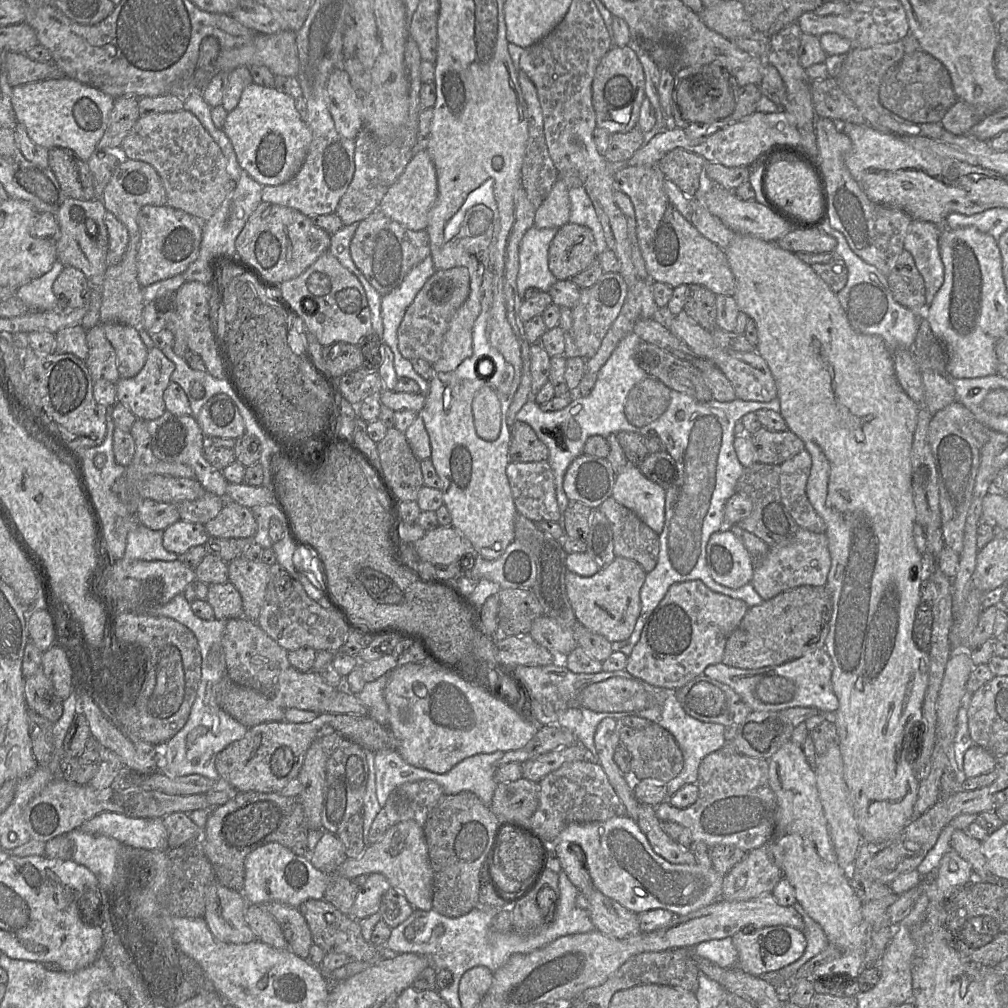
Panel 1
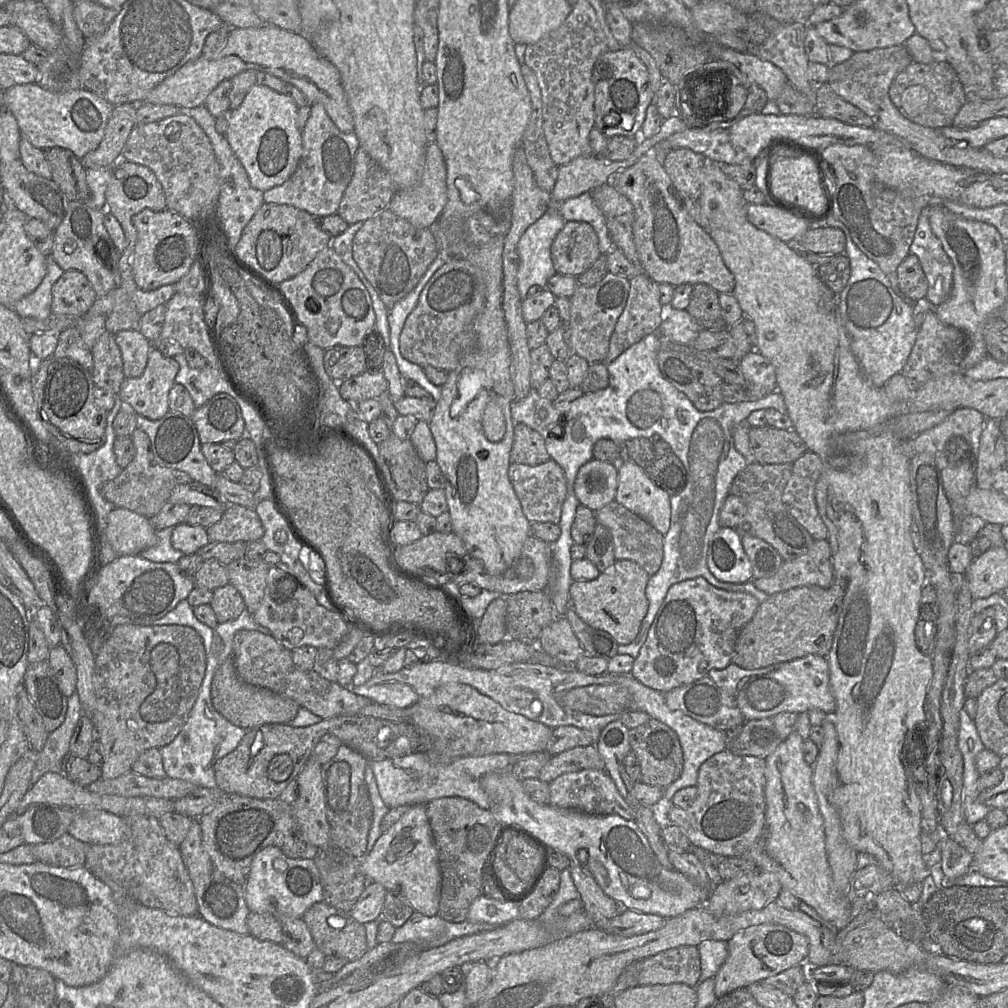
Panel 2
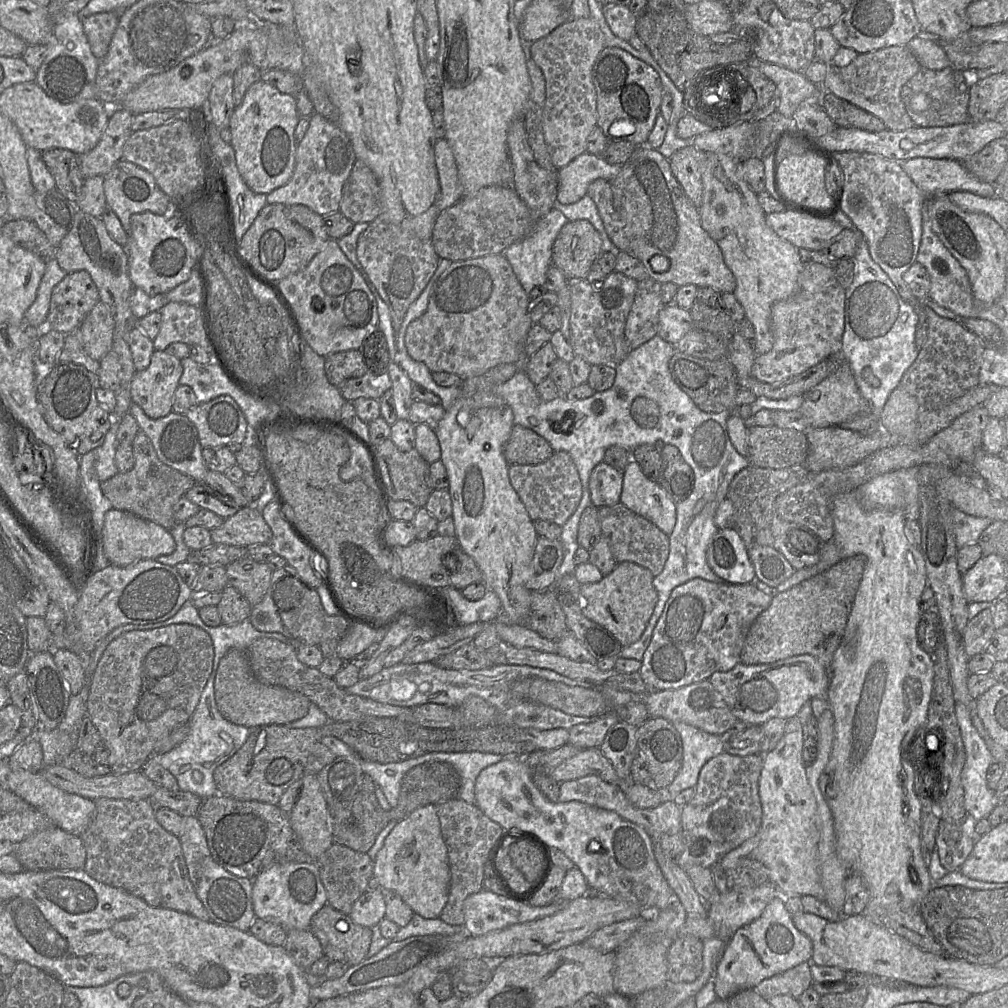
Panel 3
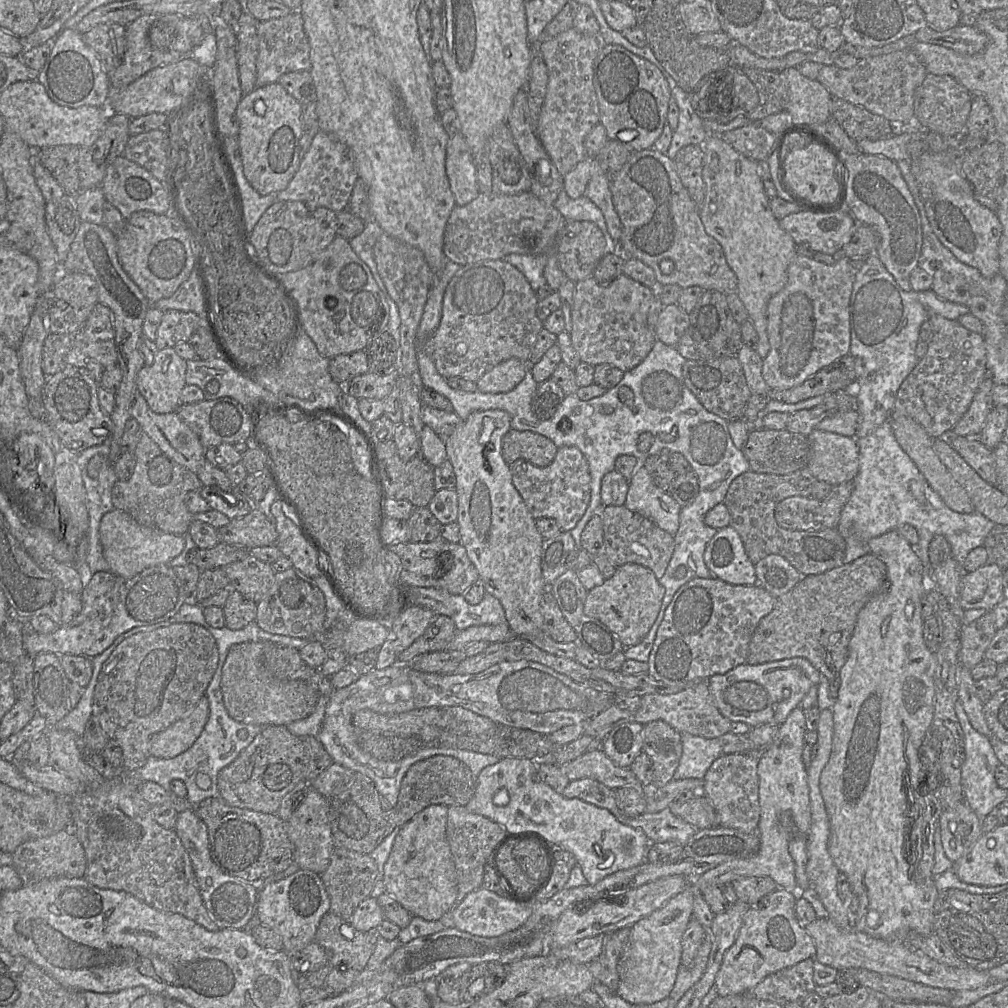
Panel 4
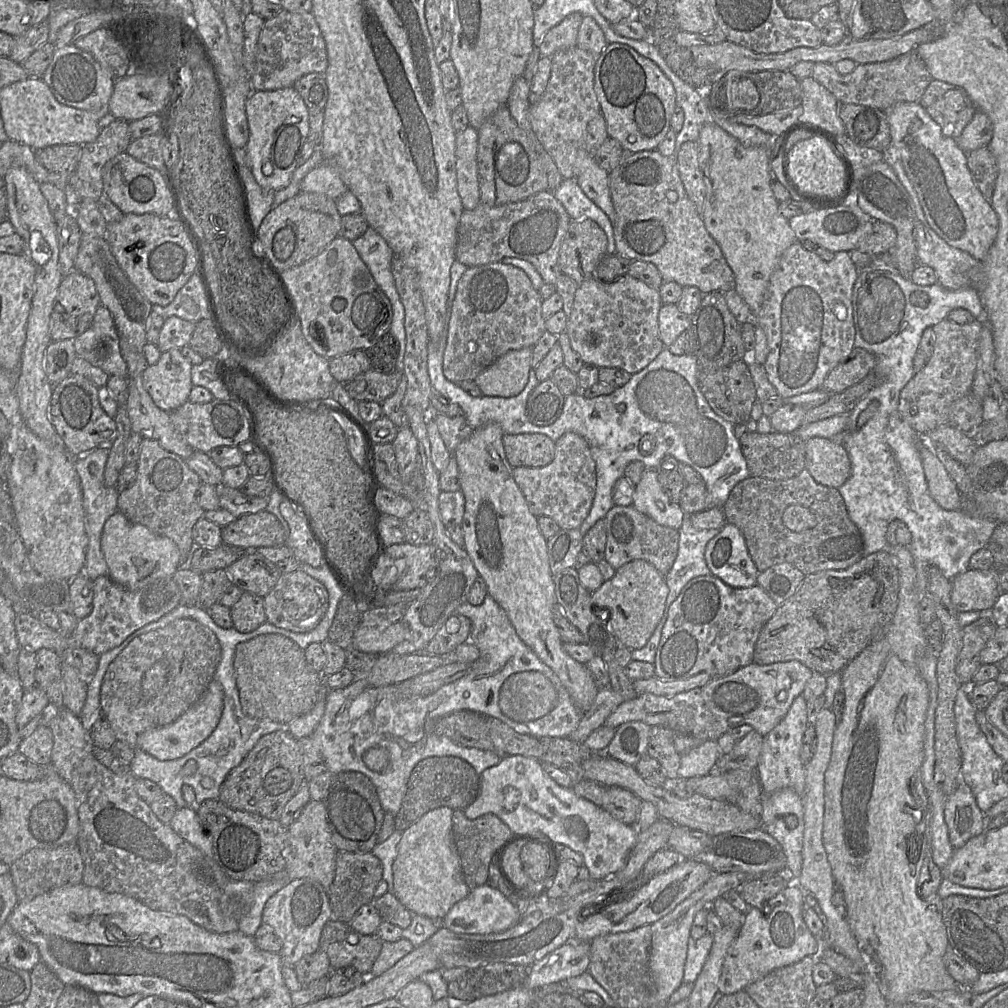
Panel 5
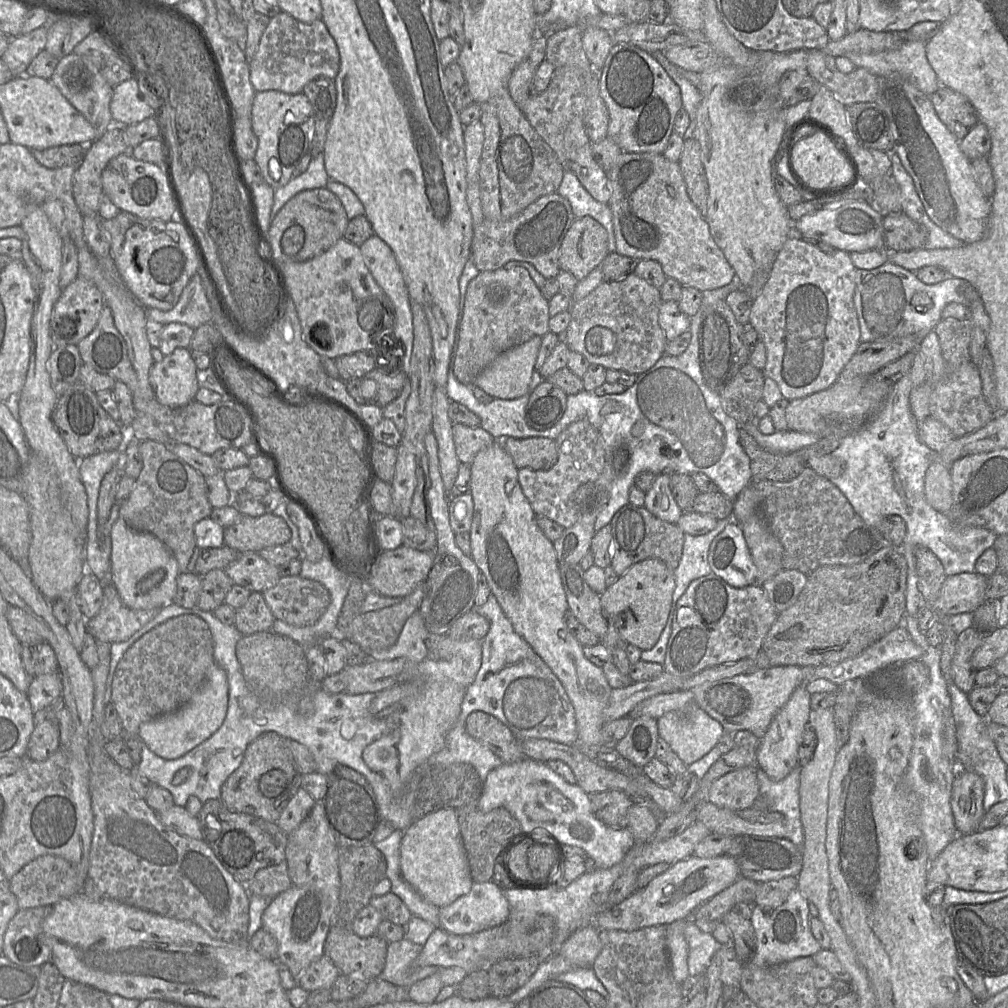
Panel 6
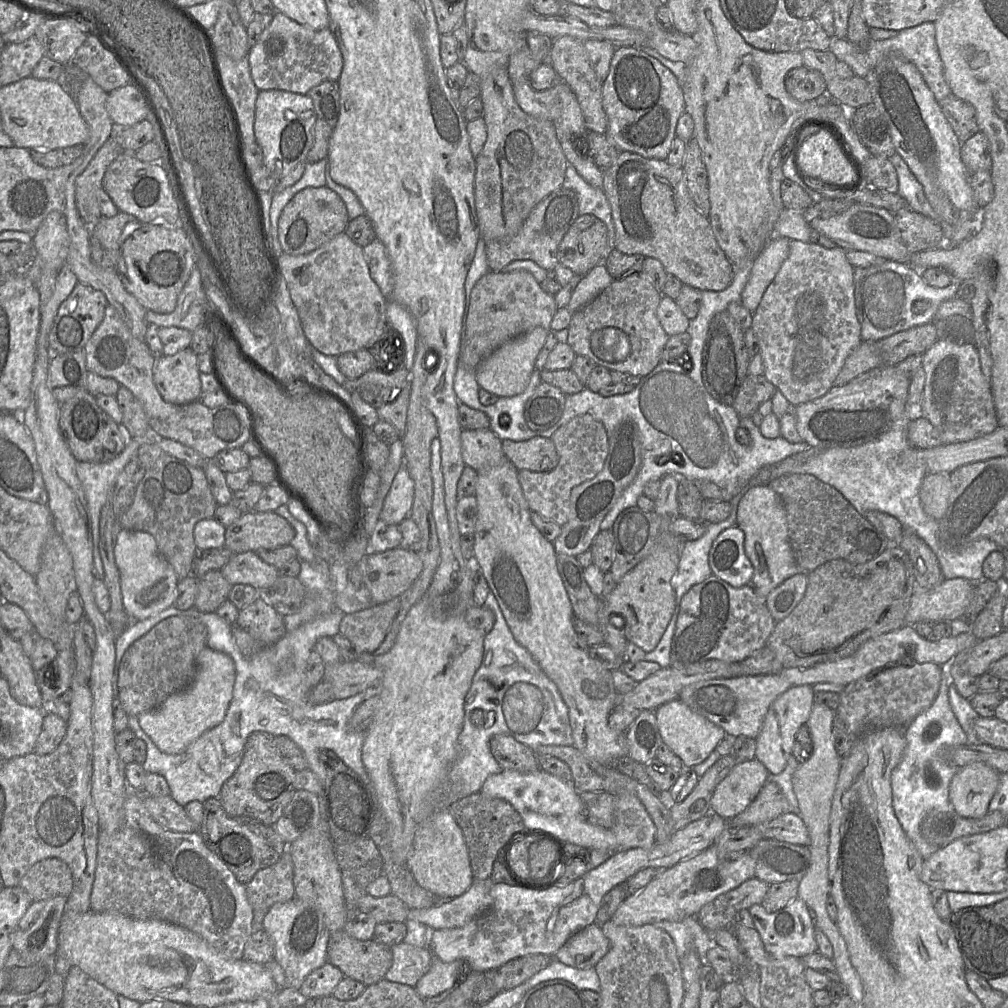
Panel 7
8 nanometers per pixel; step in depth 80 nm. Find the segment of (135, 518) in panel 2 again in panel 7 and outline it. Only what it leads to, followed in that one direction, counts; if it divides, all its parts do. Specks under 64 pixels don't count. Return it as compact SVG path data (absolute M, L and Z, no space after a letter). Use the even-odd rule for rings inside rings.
M121 529L114 554L120 574L123 606L132 620L145 620L175 604L179 579L173 567L159 553L156 540L150 533Z

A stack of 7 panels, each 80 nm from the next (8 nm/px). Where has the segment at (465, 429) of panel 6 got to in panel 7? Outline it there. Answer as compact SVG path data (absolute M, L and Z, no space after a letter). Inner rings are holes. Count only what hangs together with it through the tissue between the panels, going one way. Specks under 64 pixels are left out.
M490 429L463 430L461 453L466 466L475 471L488 471L507 461L500 440Z

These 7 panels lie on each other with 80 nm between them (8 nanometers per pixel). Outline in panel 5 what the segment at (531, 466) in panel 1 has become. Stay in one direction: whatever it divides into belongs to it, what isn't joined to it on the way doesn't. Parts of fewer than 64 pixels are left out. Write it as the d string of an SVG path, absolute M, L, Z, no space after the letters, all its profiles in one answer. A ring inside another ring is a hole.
M566 432L555 444L555 458L550 464L545 467L514 467L513 477L536 517L551 517L561 529L579 528L588 516L596 494L596 463L589 443L577 433Z

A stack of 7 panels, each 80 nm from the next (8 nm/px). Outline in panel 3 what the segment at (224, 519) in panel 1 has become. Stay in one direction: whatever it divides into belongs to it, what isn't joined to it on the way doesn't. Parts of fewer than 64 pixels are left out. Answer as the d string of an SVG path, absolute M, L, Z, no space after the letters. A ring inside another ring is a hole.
M253 505L239 509L234 515L225 519L220 527L210 530L210 534L214 544L238 547L268 544L273 536L261 511Z

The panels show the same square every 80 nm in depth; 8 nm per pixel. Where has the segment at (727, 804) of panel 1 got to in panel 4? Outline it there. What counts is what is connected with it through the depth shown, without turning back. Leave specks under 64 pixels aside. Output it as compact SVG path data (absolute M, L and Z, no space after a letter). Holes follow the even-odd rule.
M722 754L707 770L700 794L712 803L719 826L748 834L757 832L760 821L758 761L748 754Z

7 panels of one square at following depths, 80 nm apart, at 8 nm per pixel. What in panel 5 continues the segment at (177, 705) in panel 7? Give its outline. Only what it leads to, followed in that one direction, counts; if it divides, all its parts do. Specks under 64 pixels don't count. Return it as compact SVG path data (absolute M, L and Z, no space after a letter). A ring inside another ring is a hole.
M212 680L203 696L180 718L173 723L149 729L137 740L137 747L161 761L183 757L205 741L217 727L224 707L224 690L216 680Z

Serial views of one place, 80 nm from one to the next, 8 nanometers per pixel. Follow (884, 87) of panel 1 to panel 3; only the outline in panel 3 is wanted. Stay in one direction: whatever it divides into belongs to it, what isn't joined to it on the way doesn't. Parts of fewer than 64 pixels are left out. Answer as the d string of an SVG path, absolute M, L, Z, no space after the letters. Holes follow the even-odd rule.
M951 66L942 70L921 67L902 87L901 99L912 122L917 127L948 127L969 120L969 86L971 81L962 71Z

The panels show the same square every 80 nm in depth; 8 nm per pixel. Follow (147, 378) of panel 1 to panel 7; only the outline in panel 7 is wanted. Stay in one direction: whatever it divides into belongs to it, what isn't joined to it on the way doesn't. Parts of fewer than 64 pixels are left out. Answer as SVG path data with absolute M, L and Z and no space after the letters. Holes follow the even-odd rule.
M190 347L171 356L157 356L153 382L166 402L186 405L200 400L202 390L197 356Z

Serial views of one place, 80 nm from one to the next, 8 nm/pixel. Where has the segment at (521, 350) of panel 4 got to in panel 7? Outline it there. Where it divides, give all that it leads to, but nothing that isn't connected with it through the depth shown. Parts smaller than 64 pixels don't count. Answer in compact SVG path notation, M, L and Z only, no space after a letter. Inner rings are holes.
M488 272L471 290L467 316L463 314L462 319L458 361L465 367L476 369L483 359L505 342L535 327L550 331L557 309L554 296L544 292L530 272Z

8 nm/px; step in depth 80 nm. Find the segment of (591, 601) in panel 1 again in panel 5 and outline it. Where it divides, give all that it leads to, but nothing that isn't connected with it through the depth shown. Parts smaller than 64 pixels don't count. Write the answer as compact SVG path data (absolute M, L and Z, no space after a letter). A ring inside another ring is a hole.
M633 560L616 570L612 579L591 593L594 613L598 618L604 615L608 626L618 640L630 650L641 649L649 641L660 622L669 587L659 571L649 562Z

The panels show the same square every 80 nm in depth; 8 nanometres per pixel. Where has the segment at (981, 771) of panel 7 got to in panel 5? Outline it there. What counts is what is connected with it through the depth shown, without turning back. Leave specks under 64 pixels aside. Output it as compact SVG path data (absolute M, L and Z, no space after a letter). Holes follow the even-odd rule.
M962 782L947 797L944 820L948 828L949 841L954 849L961 848L969 839L981 834L986 829L986 815L978 807L970 787Z

